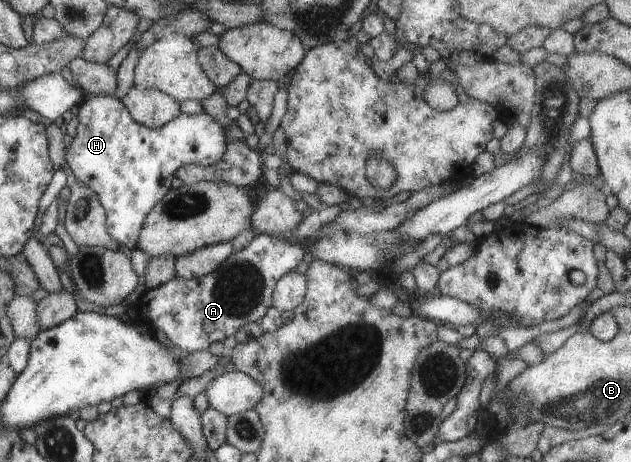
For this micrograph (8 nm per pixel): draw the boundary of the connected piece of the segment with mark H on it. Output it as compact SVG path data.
M94 95L76 109L79 124L76 136L67 149L65 160L74 176L99 196L106 209L106 228L108 234L118 243L130 250L137 248L140 229L156 202L160 202L171 189L170 183L181 166L189 164L216 164L226 152L228 139L220 122L205 111L189 115L180 113L160 128L151 129L132 118L130 111L112 95Z

